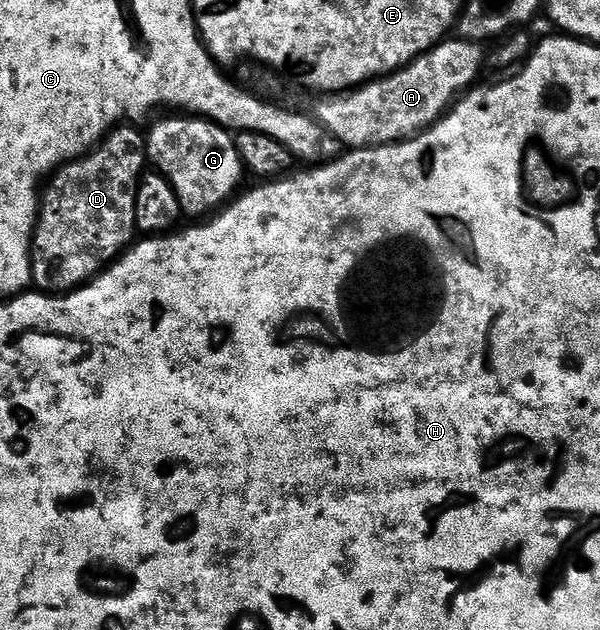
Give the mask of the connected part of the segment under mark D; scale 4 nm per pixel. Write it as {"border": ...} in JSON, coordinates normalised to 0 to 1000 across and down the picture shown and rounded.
{"border":[[[220,195],[195,198],[152,243],[142,243],[138,249],[128,249],[125,256],[115,256],[113,260],[102,262],[92,275],[78,283],[77,292],[70,300],[70,317],[67,321],[67,337],[60,348],[60,363],[53,370],[53,452],[65,463],[98,468],[102,465],[117,465],[123,459],[132,459],[137,452],[145,452],[155,440],[172,433],[195,408],[202,406],[228,381],[230,365],[223,329],[230,316],[233,283],[243,273],[243,217],[238,210],[232,211],[227,205],[232,203]]]}

